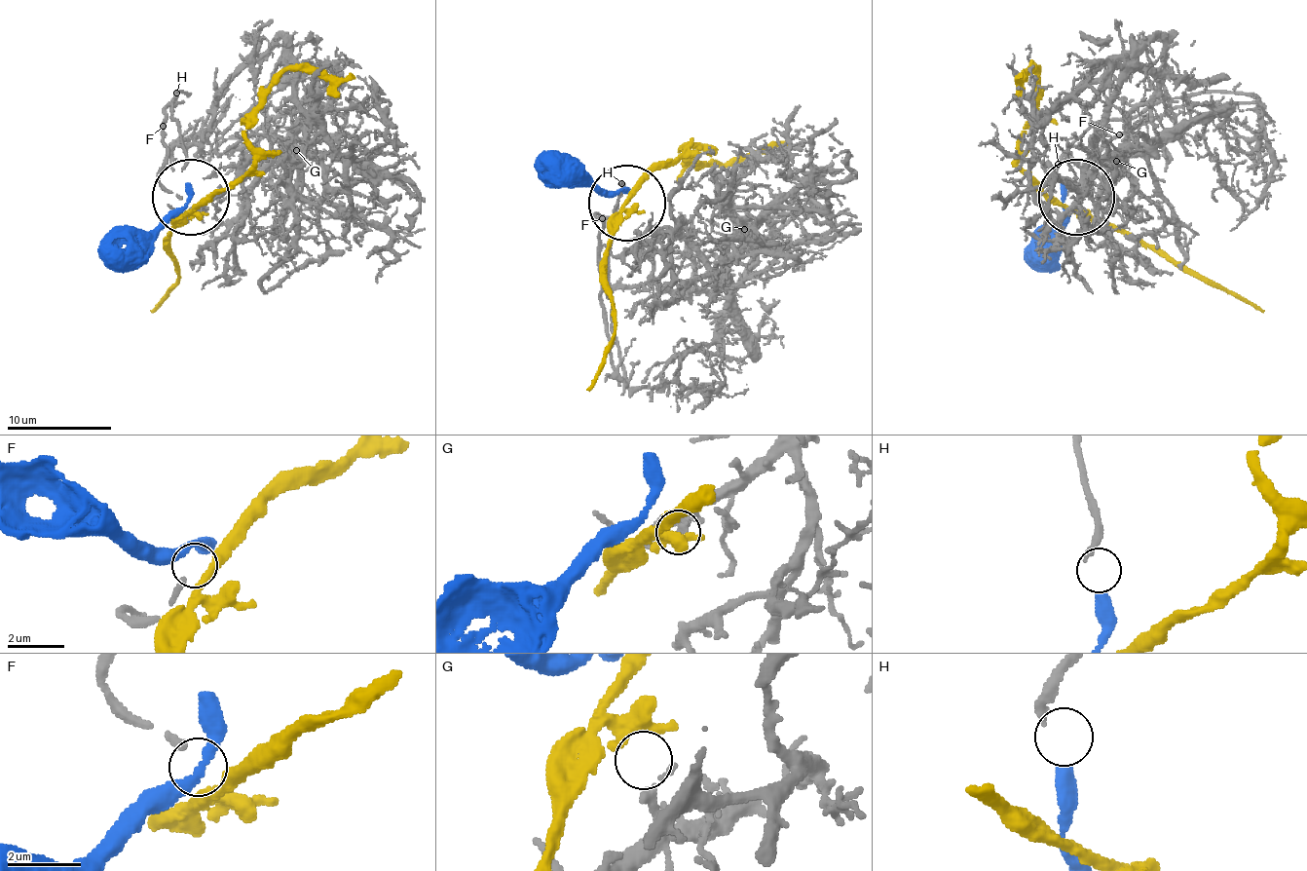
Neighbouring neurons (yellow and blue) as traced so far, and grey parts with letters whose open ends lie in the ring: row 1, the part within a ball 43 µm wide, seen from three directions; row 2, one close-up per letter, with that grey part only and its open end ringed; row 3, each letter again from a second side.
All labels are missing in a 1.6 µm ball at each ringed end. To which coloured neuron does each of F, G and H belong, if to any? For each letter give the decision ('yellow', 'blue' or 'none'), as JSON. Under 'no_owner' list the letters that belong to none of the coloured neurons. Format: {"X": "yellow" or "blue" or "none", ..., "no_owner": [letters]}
{"F": "none", "G": "none", "H": "blue", "no_owner": ["F", "G"]}

